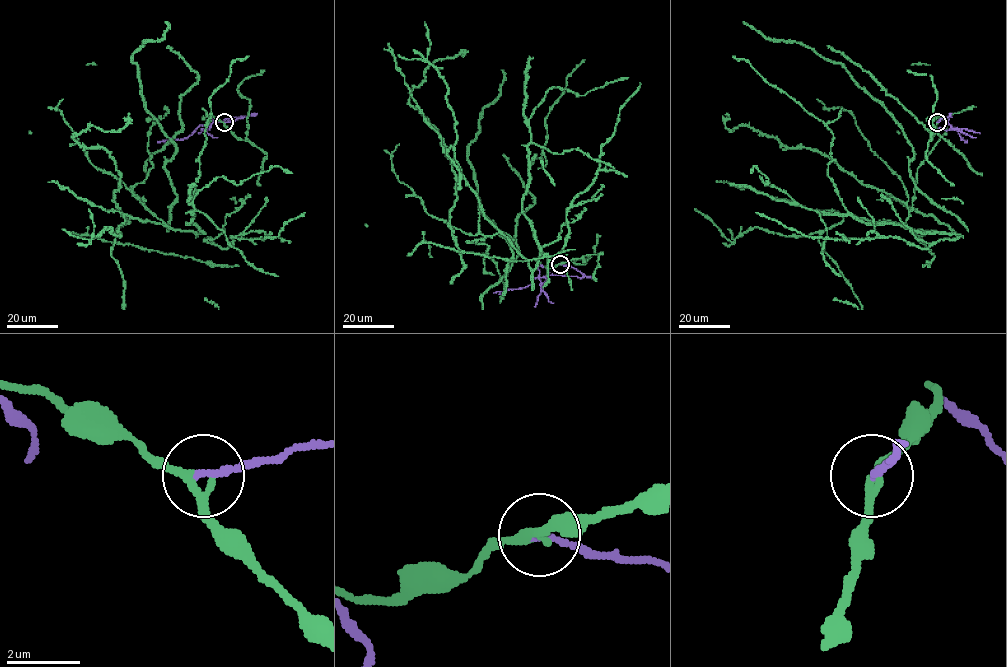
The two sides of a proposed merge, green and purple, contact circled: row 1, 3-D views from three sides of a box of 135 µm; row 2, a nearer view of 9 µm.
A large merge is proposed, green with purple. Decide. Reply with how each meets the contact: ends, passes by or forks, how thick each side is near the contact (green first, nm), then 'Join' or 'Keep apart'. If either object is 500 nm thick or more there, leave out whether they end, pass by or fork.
At the ring green forks. At the ring purple ends. Thickness 160 nm (green) against 190 nm. Keep apart

